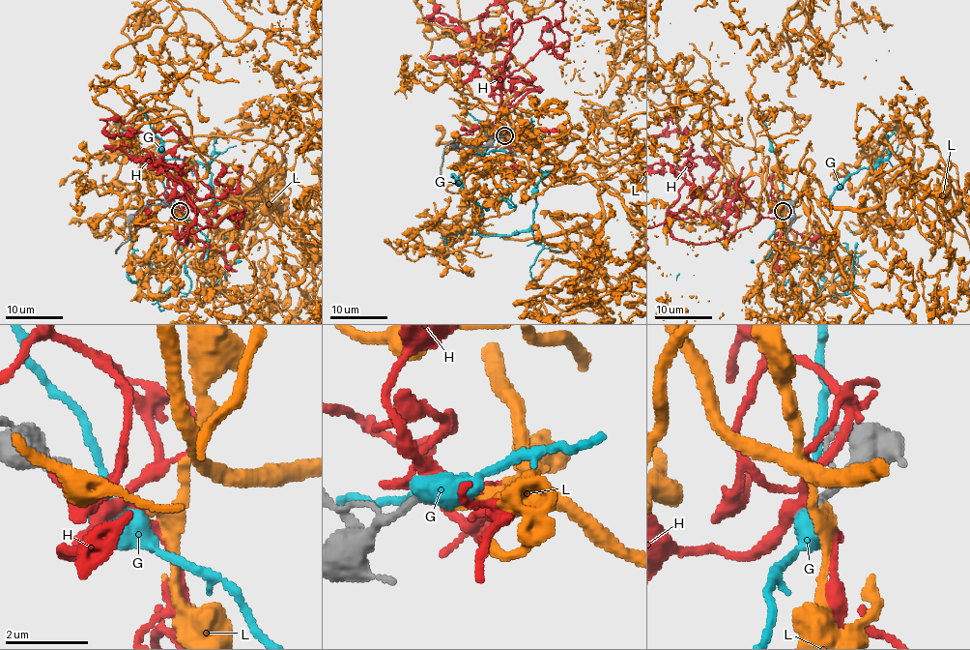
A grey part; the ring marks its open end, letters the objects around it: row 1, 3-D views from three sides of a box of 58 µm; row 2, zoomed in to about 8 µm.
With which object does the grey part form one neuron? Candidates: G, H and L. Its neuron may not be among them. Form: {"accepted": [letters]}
{"accepted": []}

